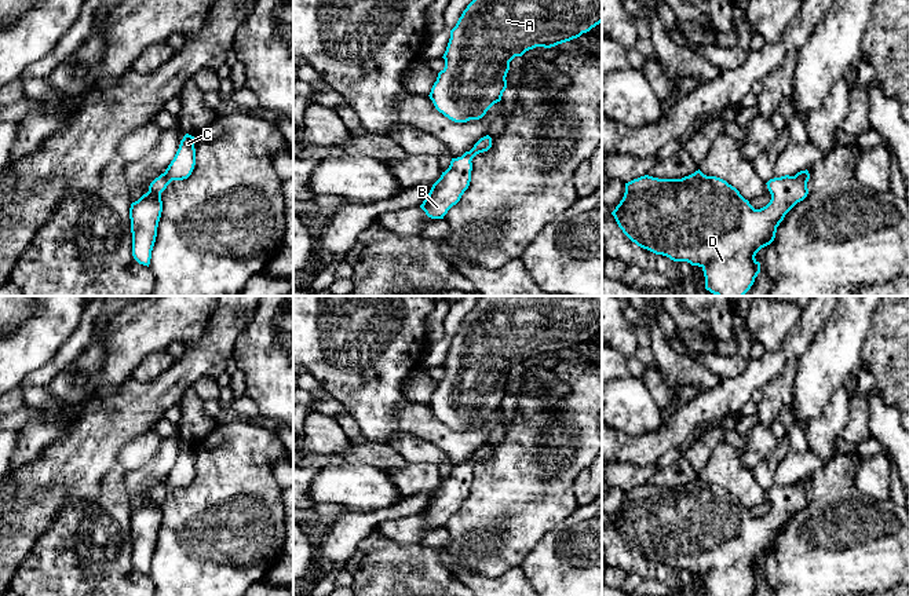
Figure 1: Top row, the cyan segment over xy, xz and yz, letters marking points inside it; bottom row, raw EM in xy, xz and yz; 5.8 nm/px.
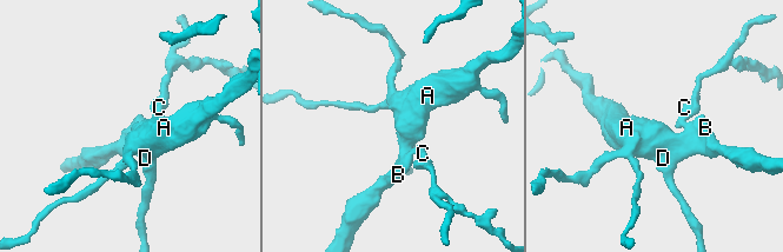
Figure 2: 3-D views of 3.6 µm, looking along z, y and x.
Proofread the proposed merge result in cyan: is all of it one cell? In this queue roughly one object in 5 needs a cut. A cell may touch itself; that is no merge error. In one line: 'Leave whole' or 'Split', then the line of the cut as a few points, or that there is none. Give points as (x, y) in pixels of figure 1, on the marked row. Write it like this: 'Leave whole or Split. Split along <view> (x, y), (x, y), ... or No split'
Leave whole. No split

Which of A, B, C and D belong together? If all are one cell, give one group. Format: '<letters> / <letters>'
A B C D

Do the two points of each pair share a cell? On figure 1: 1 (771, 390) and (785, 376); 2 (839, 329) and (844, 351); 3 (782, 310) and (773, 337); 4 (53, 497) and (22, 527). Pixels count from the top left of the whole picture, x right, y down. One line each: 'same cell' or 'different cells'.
1: same cell
2: same cell
3: same cell
4: same cell

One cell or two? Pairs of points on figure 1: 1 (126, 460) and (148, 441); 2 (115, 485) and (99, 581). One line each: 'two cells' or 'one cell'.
1: one cell
2: one cell

